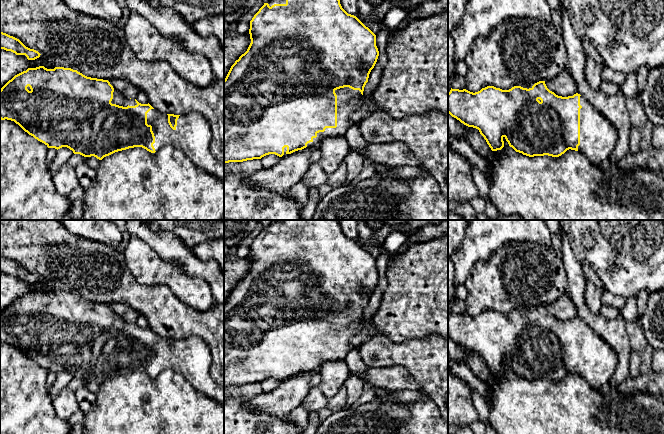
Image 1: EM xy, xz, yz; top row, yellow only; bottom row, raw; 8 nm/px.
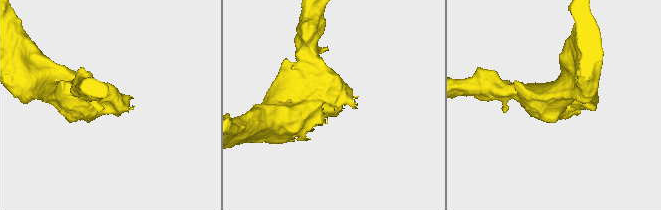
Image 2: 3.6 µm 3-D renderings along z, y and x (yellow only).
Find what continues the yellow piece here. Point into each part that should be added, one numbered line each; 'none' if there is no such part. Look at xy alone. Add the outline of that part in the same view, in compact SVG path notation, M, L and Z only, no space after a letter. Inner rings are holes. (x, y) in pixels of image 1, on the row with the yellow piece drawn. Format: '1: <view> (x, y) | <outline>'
1: xy (192, 136) | M151 109L147 113L147 124L152 126L156 152L163 146L171 145L182 151L197 167L224 184L224 164L217 161L210 152L212 132L203 116L196 113L180 115L176 129L173 130L167 114Z

